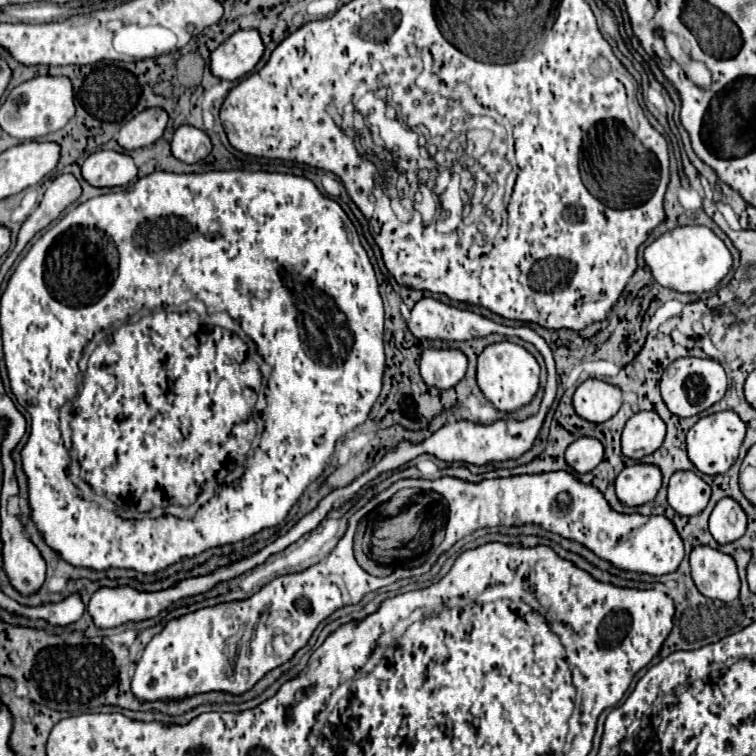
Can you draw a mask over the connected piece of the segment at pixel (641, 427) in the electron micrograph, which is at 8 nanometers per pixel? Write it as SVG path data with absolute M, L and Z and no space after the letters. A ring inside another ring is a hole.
M640 411L628 419L622 431L622 453L634 461L652 455L662 445L664 435L664 421L652 411Z

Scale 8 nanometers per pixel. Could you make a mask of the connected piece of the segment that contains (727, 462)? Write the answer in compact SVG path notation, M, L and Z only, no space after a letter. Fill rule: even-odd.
M720 411L720 413L714 413L714 415L706 415L686 435L688 459L704 475L726 473L732 467L732 463L738 459L738 449L744 441L744 433L746 433L746 425L732 411Z

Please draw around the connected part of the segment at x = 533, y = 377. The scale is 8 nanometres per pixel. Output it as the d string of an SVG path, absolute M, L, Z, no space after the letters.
M502 341L488 345L478 357L478 387L484 397L504 413L514 413L520 407L528 405L540 385L540 365L538 361L520 345Z

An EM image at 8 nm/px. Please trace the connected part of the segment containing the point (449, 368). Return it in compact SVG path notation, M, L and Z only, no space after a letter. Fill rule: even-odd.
M426 349L420 359L420 375L426 385L452 389L466 375L466 355L458 349Z

